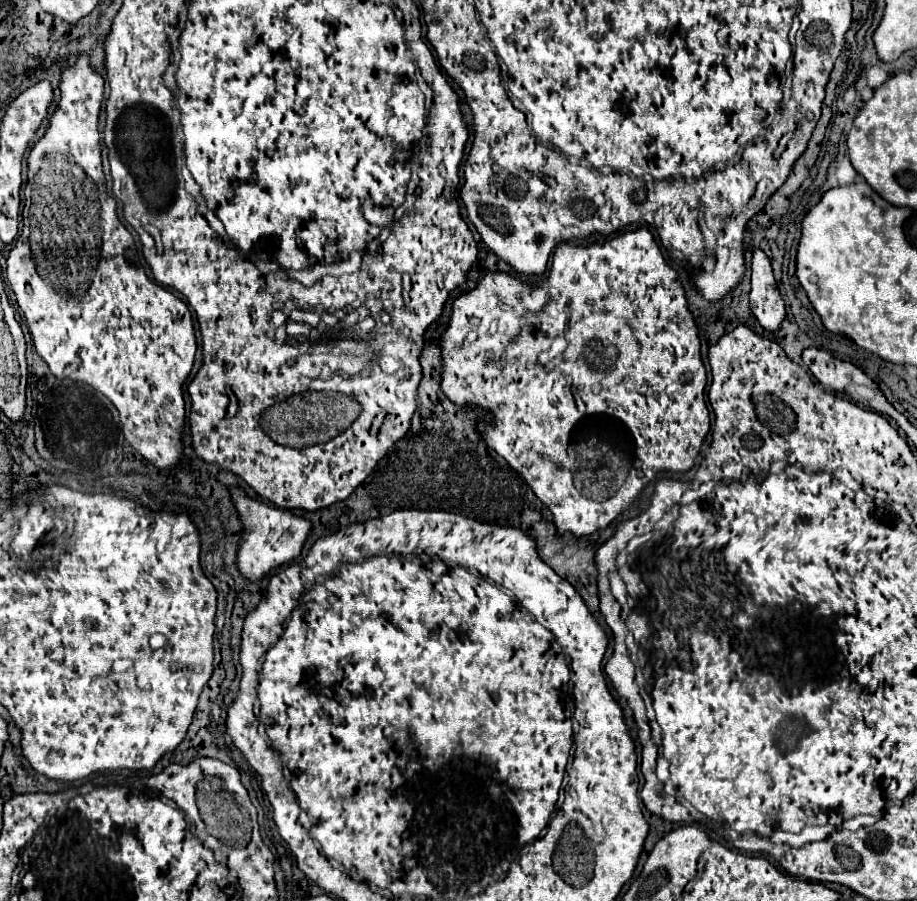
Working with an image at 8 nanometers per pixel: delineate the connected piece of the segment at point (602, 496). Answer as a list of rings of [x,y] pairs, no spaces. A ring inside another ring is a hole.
[[[641,227],[637,231],[627,231],[623,235],[617,235],[601,245],[589,245],[589,247],[577,247],[571,243],[561,243],[551,261],[551,277],[547,277],[539,287],[529,287],[517,279],[513,279],[509,273],[483,273],[479,279],[477,287],[469,293],[463,293],[461,297],[455,299],[453,303],[453,313],[447,331],[441,337],[441,349],[443,349],[443,393],[455,401],[457,405],[465,405],[467,401],[473,405],[483,407],[485,411],[491,411],[495,415],[495,421],[491,423],[481,423],[479,433],[487,447],[495,449],[511,469],[519,471],[523,479],[531,485],[535,495],[551,509],[553,521],[559,533],[571,531],[575,537],[589,535],[597,529],[607,527],[611,521],[615,521],[625,509],[629,509],[643,487],[655,479],[657,473],[661,471],[675,471],[683,473],[693,467],[695,457],[699,455],[701,443],[705,435],[709,433],[709,411],[705,405],[705,367],[701,361],[701,343],[697,337],[697,325],[693,321],[693,315],[689,313],[687,299],[683,285],[677,277],[677,273],[665,263],[657,243],[653,241],[653,235],[649,229]],[[573,321],[575,323],[575,379],[567,377],[549,377],[545,379],[545,367],[527,367],[527,357],[523,357],[523,323],[549,323],[553,325],[553,333],[547,339],[553,339],[559,335],[565,327],[565,323]]]

